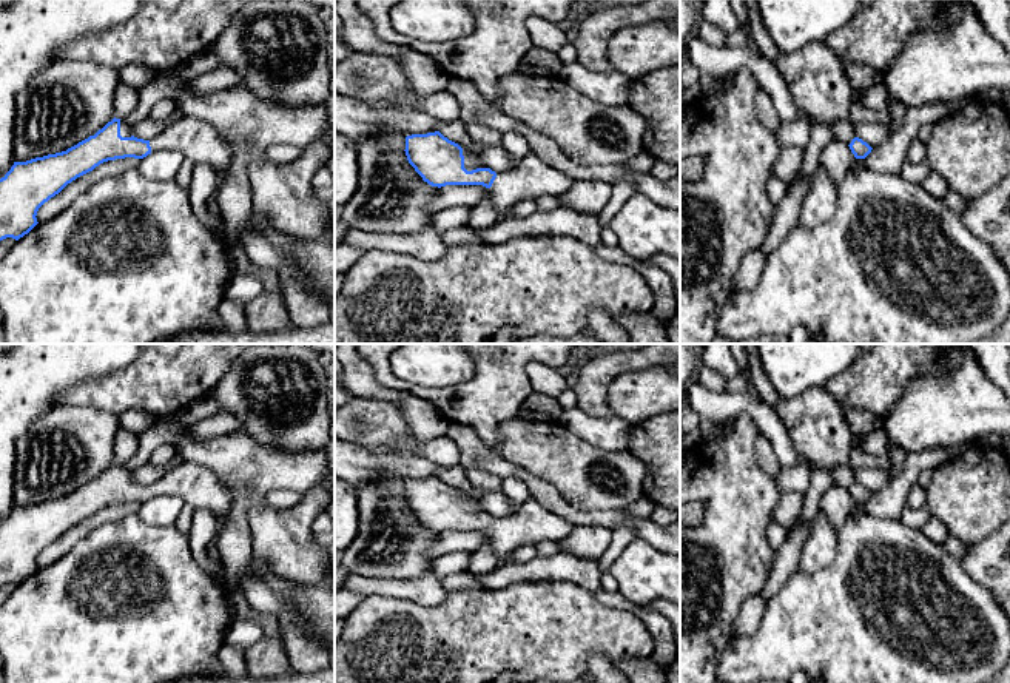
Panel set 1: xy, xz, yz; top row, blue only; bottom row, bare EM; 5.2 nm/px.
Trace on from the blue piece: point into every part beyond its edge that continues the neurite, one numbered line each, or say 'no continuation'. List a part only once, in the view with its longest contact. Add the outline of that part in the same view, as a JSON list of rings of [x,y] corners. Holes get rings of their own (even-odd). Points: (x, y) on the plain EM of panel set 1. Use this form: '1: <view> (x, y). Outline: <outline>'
1: xz (534, 523). Outline: [[[532,495],[520,512],[504,520],[497,520],[489,533],[495,553],[501,558],[521,546],[537,546],[543,540],[558,541],[574,526],[543,507]]]

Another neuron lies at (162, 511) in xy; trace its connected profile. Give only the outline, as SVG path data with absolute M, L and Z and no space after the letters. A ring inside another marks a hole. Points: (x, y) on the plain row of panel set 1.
M160 495L140 504L139 515L153 526L171 526L176 523L183 501L174 495Z

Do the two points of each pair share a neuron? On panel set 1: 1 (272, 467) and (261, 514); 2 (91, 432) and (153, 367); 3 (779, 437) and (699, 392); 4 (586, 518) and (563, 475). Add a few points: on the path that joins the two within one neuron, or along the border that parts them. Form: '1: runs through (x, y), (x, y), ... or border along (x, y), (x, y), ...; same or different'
1: border along (264, 494), (253, 497), (249, 509), (249, 531); different
2: border along (73, 404), (96, 407), (117, 415); different
3: runs through (762, 417), (750, 404), (719, 404); same
4: border along (554, 486), (580, 509), (619, 509); different

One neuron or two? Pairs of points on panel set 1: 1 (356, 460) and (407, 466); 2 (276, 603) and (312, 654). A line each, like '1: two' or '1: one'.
1: one
2: one

